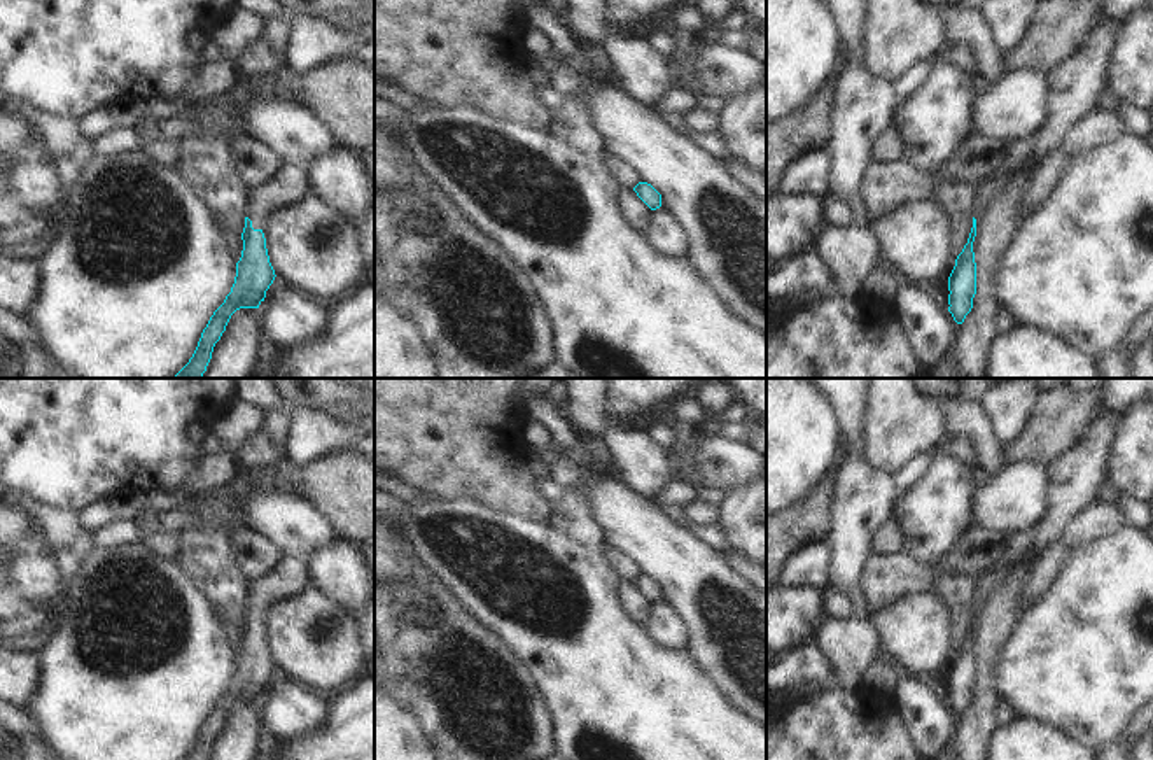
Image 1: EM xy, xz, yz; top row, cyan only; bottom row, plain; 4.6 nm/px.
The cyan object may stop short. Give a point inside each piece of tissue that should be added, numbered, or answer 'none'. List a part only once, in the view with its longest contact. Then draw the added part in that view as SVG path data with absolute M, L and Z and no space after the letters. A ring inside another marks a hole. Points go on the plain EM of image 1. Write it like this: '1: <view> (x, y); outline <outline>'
1: xy (289, 575); outline M283 555L266 574L250 580L247 609L254 622L262 622L266 604L292 597L311 583L304 560Z

